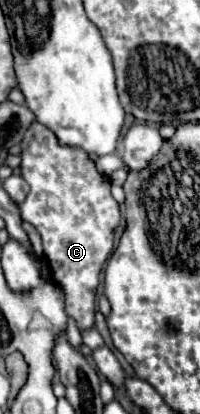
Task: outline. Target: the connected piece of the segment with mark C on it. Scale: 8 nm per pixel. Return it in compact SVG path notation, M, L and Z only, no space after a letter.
M33 122L25 134L21 174L31 190L25 202L17 204L19 214L41 234L53 280L65 294L67 316L75 320L81 332L89 330L95 322L99 272L113 250L113 230L121 220L119 204L111 196L111 182L97 172L85 150L59 144L55 134L39 122Z

